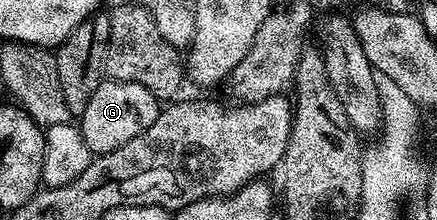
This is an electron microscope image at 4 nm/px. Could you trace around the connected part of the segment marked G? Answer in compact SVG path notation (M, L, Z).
M105 79L90 94L90 102L86 102L86 110L79 113L78 127L86 146L92 154L103 154L118 150L118 146L126 146L130 138L138 138L142 130L150 130L154 126L154 118L158 118L161 101L157 100L146 86L138 86L134 82Z

